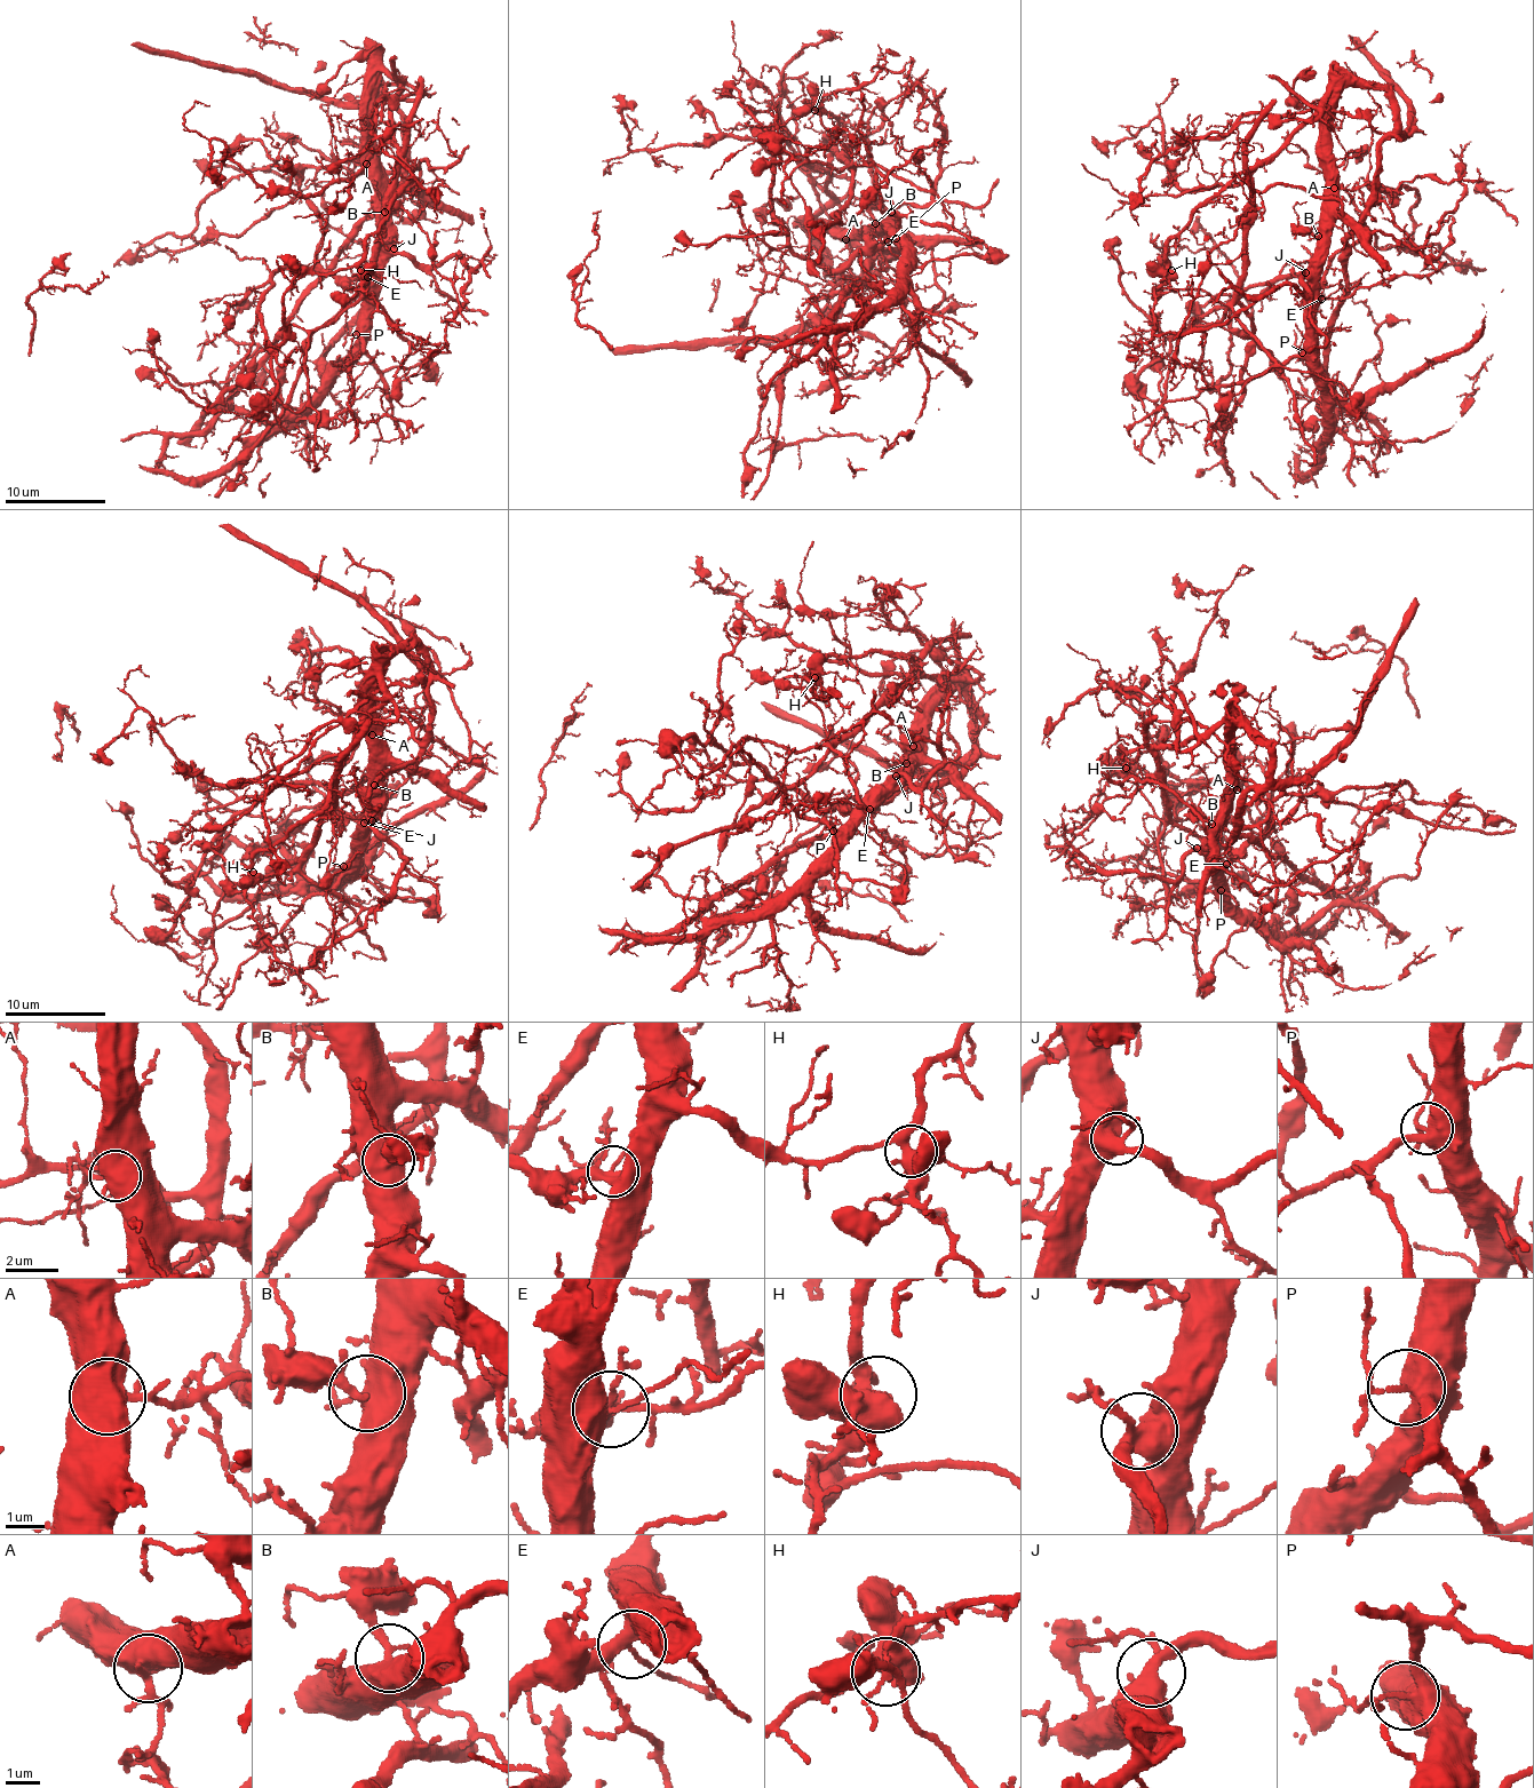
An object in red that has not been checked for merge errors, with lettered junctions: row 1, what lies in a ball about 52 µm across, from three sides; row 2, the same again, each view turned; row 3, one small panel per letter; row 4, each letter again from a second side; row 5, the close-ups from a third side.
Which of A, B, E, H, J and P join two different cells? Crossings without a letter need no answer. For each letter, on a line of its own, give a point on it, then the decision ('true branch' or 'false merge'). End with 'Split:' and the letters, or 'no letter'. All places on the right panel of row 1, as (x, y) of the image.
A: place (1334, 188); false merge
B: place (1318, 236); true branch
E: place (1321, 299); true branch
H: place (1171, 270); true branch
J: place (1305, 272); true branch
P: place (1302, 352); true branch
Split: A

